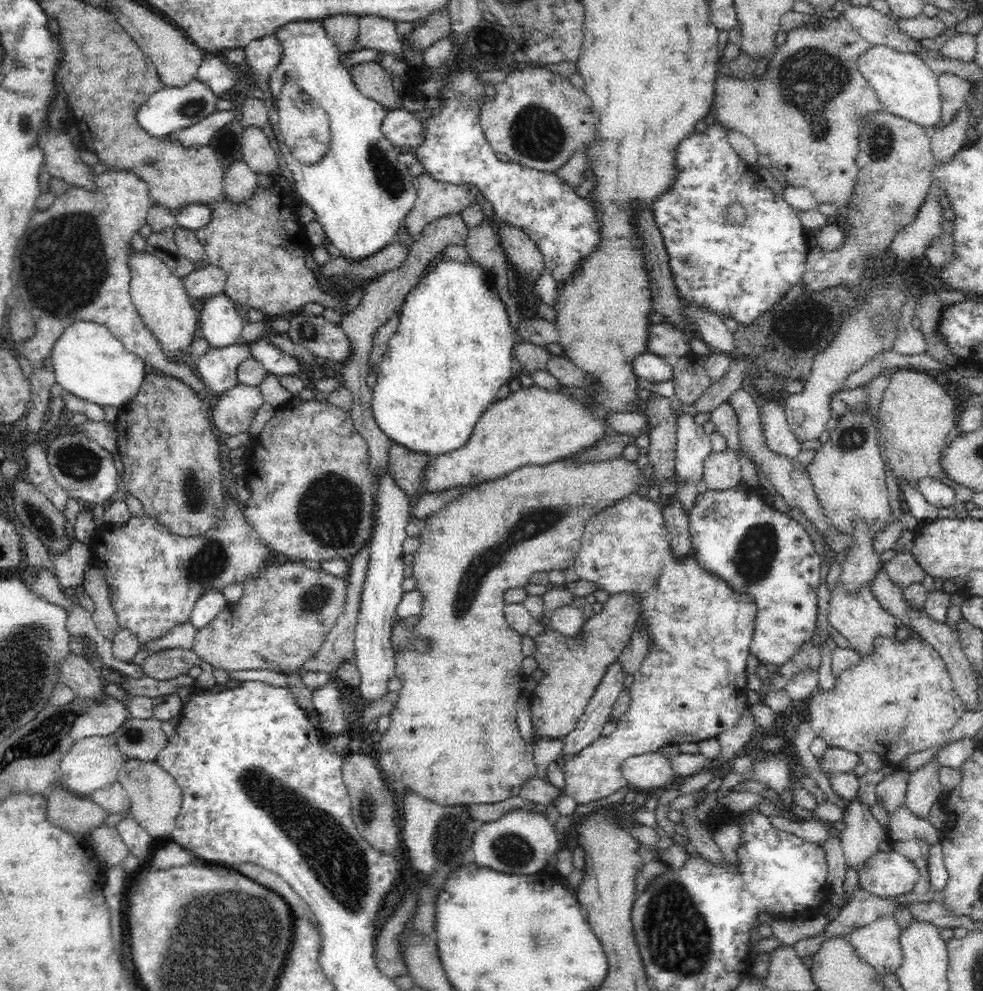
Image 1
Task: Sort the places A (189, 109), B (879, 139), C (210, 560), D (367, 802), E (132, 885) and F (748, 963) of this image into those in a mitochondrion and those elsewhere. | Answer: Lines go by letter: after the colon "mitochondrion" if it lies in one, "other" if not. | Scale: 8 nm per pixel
A: mitochondrion
B: mitochondrion
C: mitochondrion
D: mitochondrion
E: other
F: other

